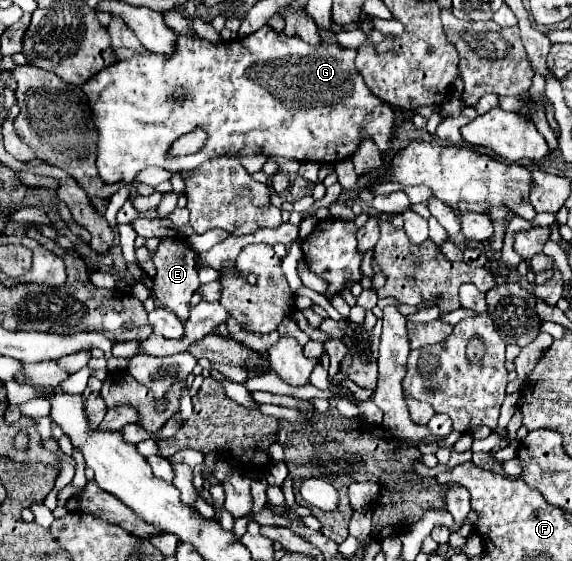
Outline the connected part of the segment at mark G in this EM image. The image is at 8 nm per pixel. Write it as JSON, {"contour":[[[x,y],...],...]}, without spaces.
{"contour":[[[265,25],[249,37],[217,45],[199,37],[187,39],[181,35],[175,43],[173,55],[139,53],[127,61],[115,61],[95,73],[81,87],[89,99],[89,109],[97,127],[99,177],[107,185],[131,185],[137,173],[151,165],[171,171],[193,169],[187,167],[193,165],[187,161],[165,161],[165,153],[177,137],[193,131],[195,127],[203,127],[209,135],[205,147],[201,149],[201,161],[197,163],[221,155],[267,155],[297,161],[337,163],[355,153],[361,141],[361,129],[373,137],[381,151],[387,151],[395,113],[389,105],[369,93],[353,63],[355,53],[355,49],[329,43],[311,47],[299,37],[287,37],[283,33],[277,35]]]}

